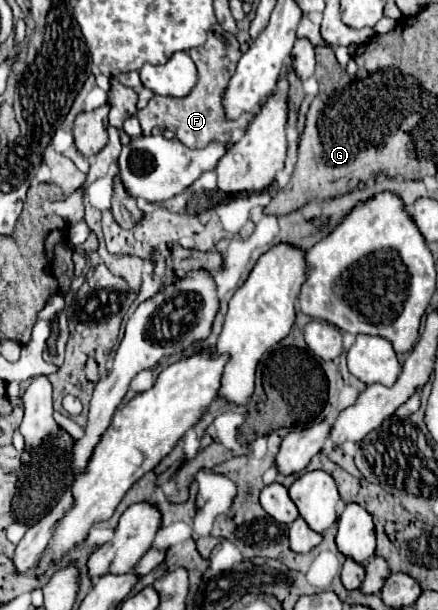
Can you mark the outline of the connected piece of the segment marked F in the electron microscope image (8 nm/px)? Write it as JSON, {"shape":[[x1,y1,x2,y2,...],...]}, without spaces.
{"shape":[[215,23,215,25,209,29,209,33,207,33,207,41,205,41,203,45,199,45,199,47,189,49,187,53,189,53,189,57,193,59,193,63,197,65,197,71,199,71,197,85,191,89,191,93,189,93,187,97,163,97,163,95,153,95,153,99,149,101,149,105,147,105,145,109,137,111,137,117,139,117,141,127,143,127,143,133,149,135,153,127,169,129,169,131,173,131,173,133,177,135,177,139,179,139,183,145,187,145,187,147,191,147,191,149,203,149,203,147,207,147,209,143,215,143,215,141,219,141,219,143,235,143,239,141,239,139,245,135,251,117,254,117,254,115,260,111,261,105,264,103,264,101,262,101,258,105,258,111,245,113,245,115,241,115,237,121,221,121,221,89,225,89,225,85,229,83,229,77,233,75,233,69,235,69,235,65,237,65,237,59,241,58,239,41,235,39,235,35,227,33,219,23]]}

